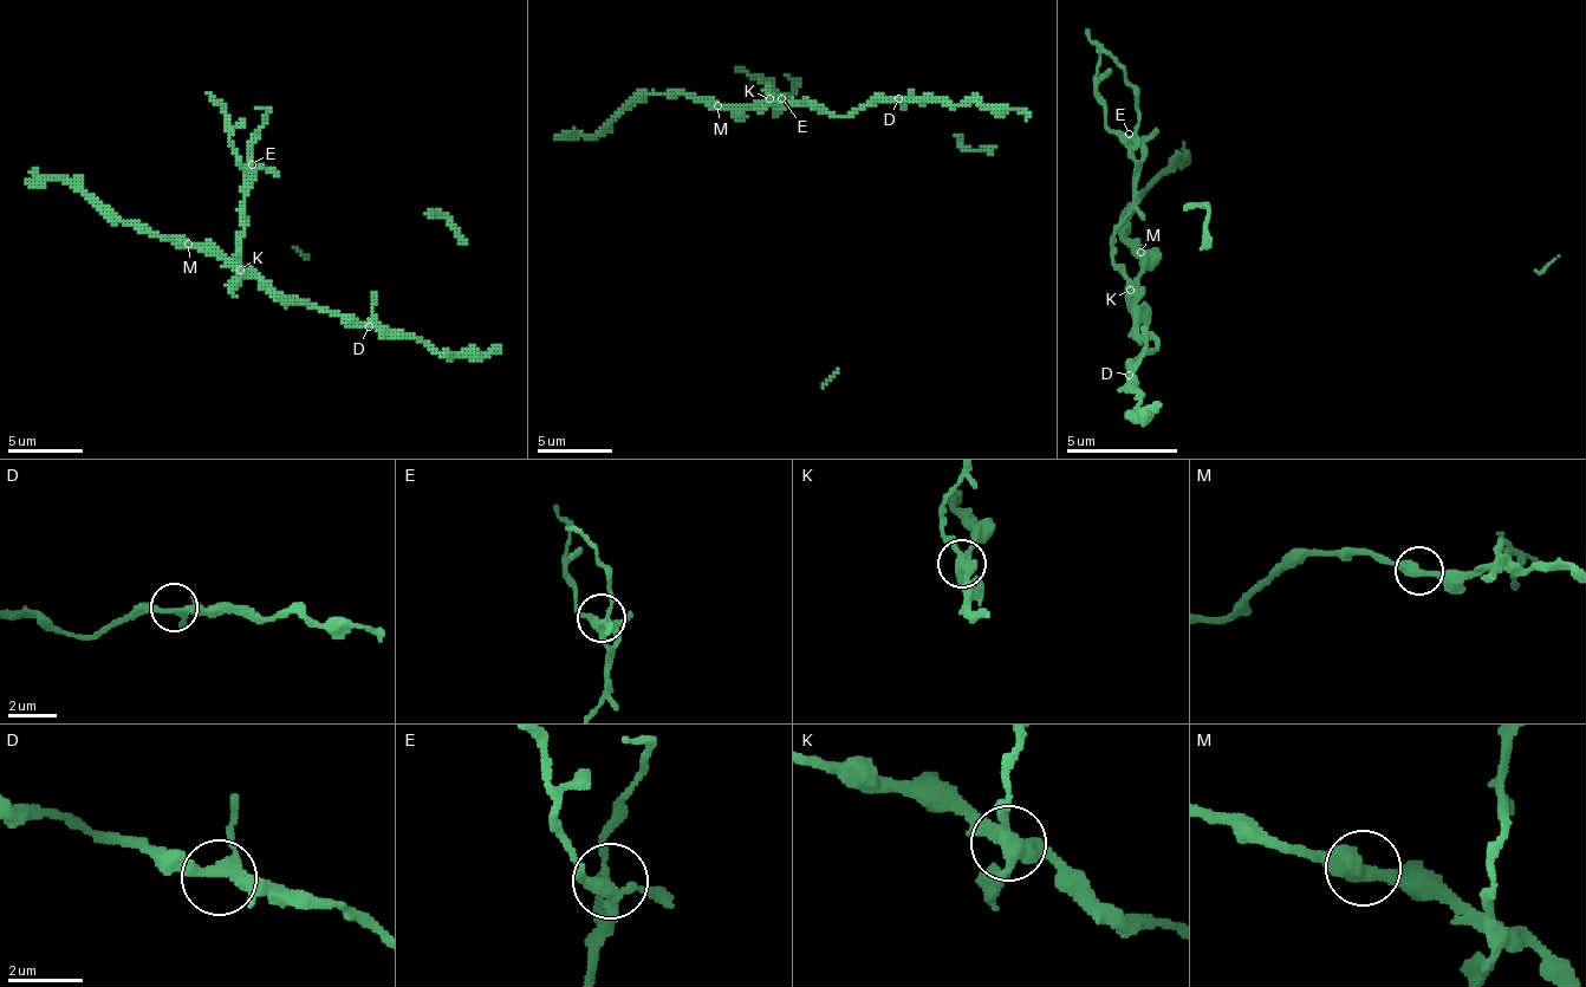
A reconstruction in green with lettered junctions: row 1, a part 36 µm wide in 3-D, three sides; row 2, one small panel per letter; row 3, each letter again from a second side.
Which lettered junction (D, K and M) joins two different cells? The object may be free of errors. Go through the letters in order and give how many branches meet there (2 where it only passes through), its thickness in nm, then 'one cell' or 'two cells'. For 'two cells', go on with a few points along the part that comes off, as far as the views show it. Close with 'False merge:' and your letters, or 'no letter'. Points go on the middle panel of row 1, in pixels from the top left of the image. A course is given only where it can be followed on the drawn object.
D: 3 | 240 nm | one cell
K: 4 | 400 nm | two cells | (769, 98), (769, 86), (774, 102), (778, 102), (759, 75), (751, 79), (736, 67)
M: 2 | 440 nm | one cell
False merge: K

